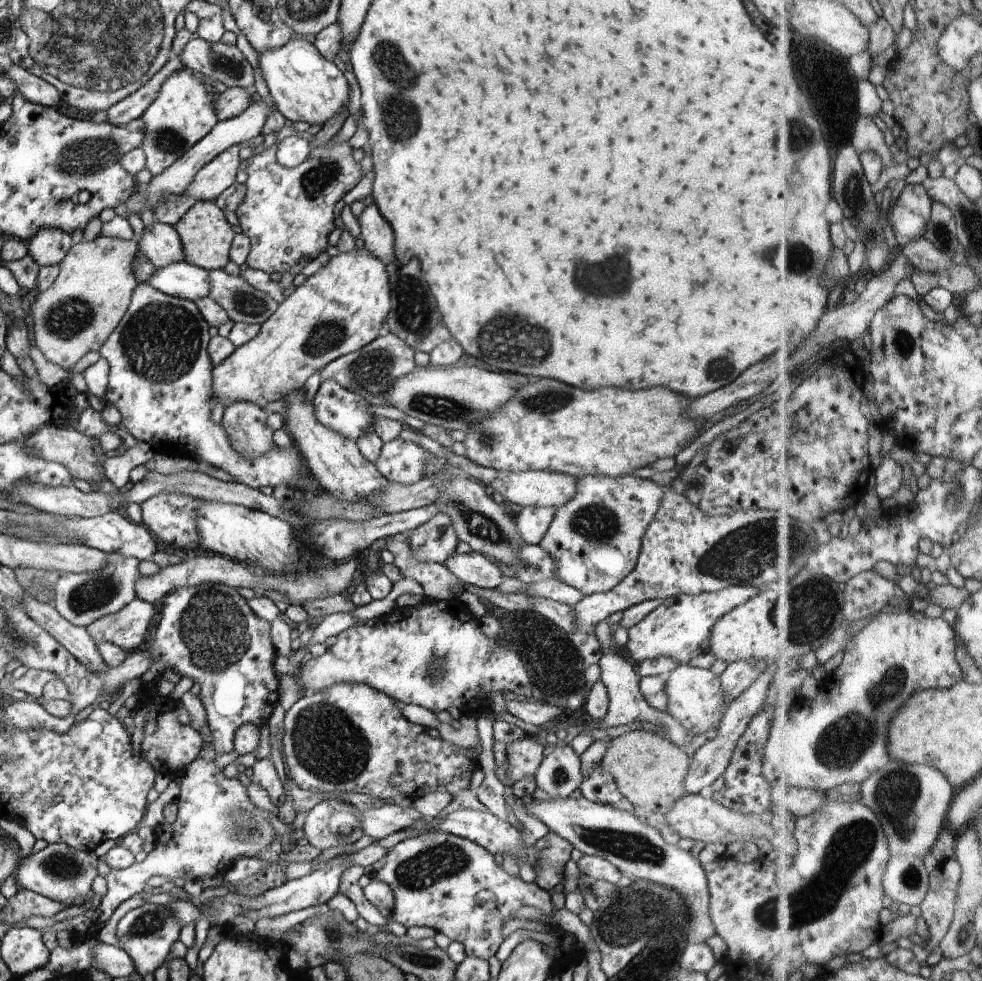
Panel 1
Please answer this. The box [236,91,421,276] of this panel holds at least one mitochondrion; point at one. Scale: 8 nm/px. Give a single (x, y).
(313, 182)

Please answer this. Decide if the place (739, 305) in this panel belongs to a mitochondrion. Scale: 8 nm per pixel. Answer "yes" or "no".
no

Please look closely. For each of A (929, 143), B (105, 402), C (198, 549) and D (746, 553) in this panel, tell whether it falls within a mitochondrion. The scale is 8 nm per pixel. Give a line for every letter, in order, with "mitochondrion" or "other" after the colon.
A: other
B: other
C: other
D: mitochondrion

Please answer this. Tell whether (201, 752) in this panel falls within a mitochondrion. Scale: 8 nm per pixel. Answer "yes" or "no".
no

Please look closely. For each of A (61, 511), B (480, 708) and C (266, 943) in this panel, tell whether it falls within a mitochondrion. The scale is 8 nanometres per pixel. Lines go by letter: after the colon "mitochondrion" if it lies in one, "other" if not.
A: other
B: other
C: other

